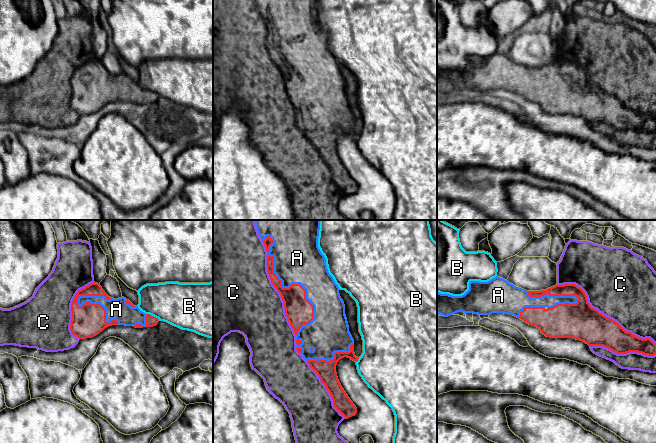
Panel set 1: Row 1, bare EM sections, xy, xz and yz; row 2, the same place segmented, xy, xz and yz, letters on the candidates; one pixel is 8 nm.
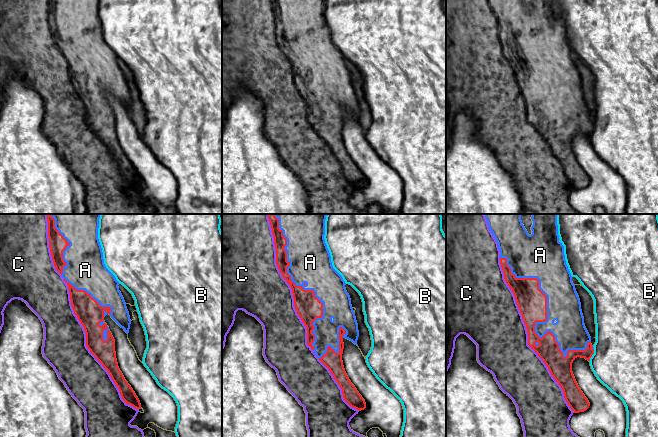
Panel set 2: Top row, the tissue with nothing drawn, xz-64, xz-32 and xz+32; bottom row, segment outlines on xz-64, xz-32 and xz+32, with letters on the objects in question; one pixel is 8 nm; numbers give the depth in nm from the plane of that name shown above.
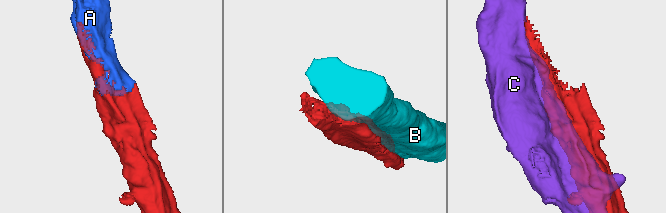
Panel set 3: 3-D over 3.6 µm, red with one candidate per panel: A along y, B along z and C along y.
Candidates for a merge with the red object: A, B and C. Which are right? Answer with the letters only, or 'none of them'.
A

